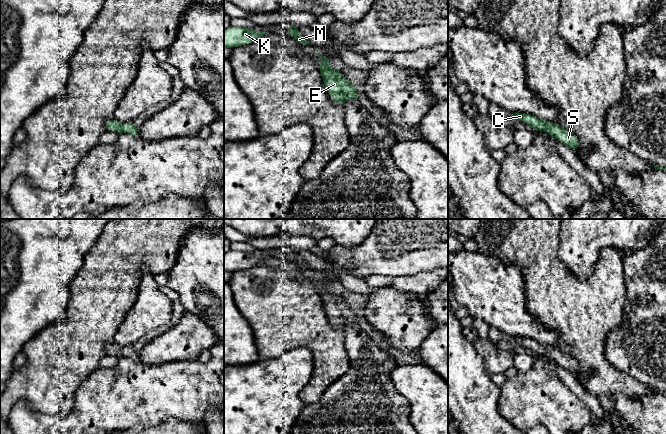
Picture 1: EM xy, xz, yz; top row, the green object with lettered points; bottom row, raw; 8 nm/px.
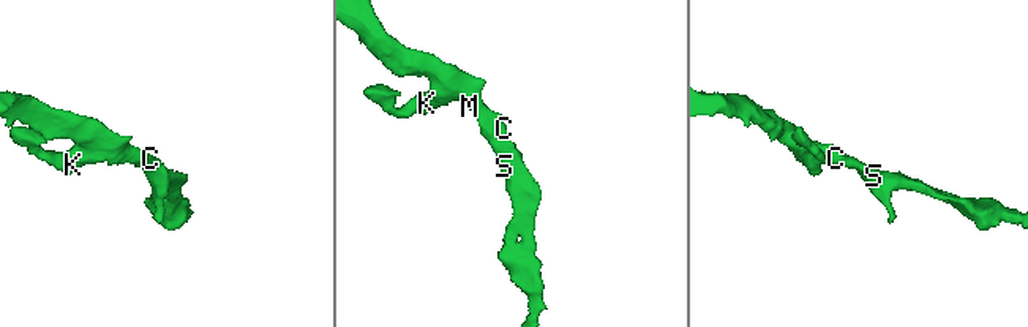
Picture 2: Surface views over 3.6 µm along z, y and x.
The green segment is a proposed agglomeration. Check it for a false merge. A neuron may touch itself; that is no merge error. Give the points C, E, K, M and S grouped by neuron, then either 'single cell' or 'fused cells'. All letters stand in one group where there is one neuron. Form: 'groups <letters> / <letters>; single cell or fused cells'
groups C E K M S; single cell

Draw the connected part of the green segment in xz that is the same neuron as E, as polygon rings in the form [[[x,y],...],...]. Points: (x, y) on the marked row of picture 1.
[[[315,47],[315,56],[322,59],[318,70],[328,95],[333,98],[336,103],[342,106],[344,106],[346,100],[359,101],[357,86],[349,82],[344,77],[343,73],[333,69],[329,64],[329,58],[317,55],[317,49],[318,48]]]

